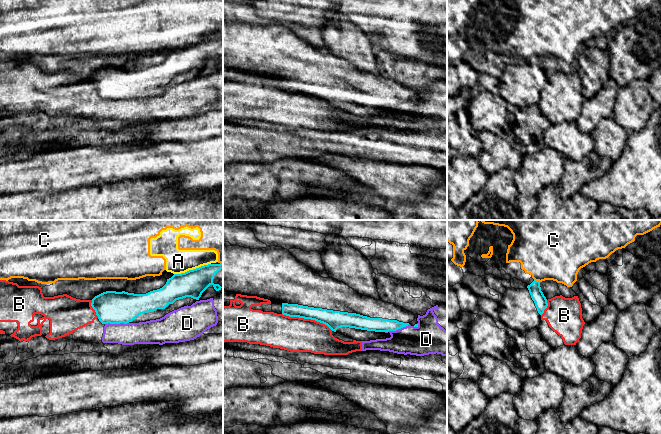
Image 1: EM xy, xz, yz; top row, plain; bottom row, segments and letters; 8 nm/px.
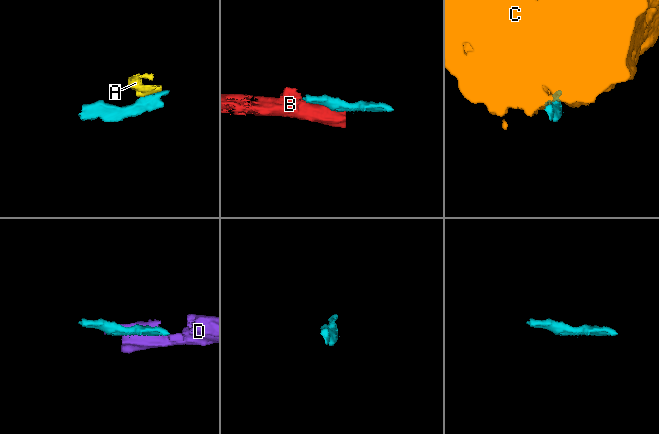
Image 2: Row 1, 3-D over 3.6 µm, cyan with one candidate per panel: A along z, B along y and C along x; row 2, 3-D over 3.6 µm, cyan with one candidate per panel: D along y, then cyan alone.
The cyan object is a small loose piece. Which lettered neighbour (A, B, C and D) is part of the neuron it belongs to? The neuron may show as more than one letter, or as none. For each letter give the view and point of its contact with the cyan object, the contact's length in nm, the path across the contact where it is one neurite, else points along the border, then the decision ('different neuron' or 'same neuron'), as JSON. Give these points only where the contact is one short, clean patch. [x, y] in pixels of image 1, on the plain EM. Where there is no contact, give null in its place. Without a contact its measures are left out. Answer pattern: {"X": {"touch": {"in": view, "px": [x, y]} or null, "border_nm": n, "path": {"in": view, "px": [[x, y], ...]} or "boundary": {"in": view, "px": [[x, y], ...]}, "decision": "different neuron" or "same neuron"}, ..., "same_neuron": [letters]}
{"A": {"touch": {"in": "xy", "px": [193, 45]}, "border_nm": 300, "boundary": {"in": "xy", "px": [[210, 39], [174, 50]]}, "decision": "different neuron"}, "B": {"touch": {"in": "xz", "px": [307, 94]}, "border_nm": 440, "decision": "different neuron"}, "C": {"touch": {"in": "yz", "px": [537, 57]}, "border_nm": 50, "decision": "different neuron"}, "D": {"touch": {"in": "xy", "px": [116, 99]}, "border_nm": 190, "decision": "different neuron"}, "same_neuron": []}

